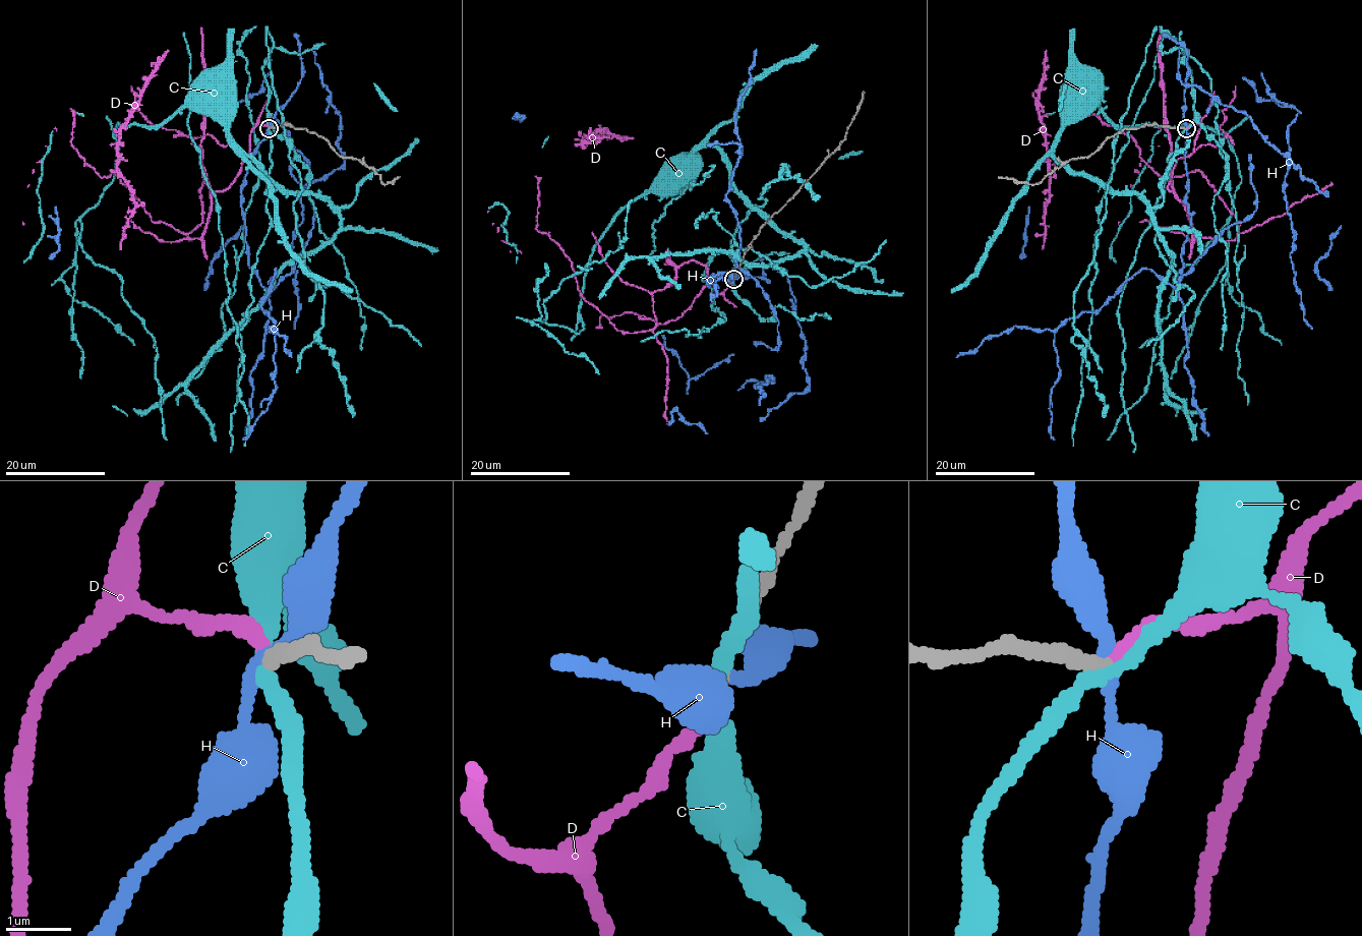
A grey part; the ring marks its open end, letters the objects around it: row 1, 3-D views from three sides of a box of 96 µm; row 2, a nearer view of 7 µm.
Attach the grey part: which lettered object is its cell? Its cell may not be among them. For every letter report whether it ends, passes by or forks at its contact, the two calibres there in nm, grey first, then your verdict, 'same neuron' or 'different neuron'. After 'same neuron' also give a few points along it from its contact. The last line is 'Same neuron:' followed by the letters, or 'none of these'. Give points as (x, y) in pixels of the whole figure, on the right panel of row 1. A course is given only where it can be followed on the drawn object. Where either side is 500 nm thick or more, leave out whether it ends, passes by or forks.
C: it passes by; calibres 240 and 240 nm; different neuron
D: it ends; calibres 200 and 190 nm; same neuron
H: it passes by; calibres 240 and 200 nm; different neuron
Same neuron: D

